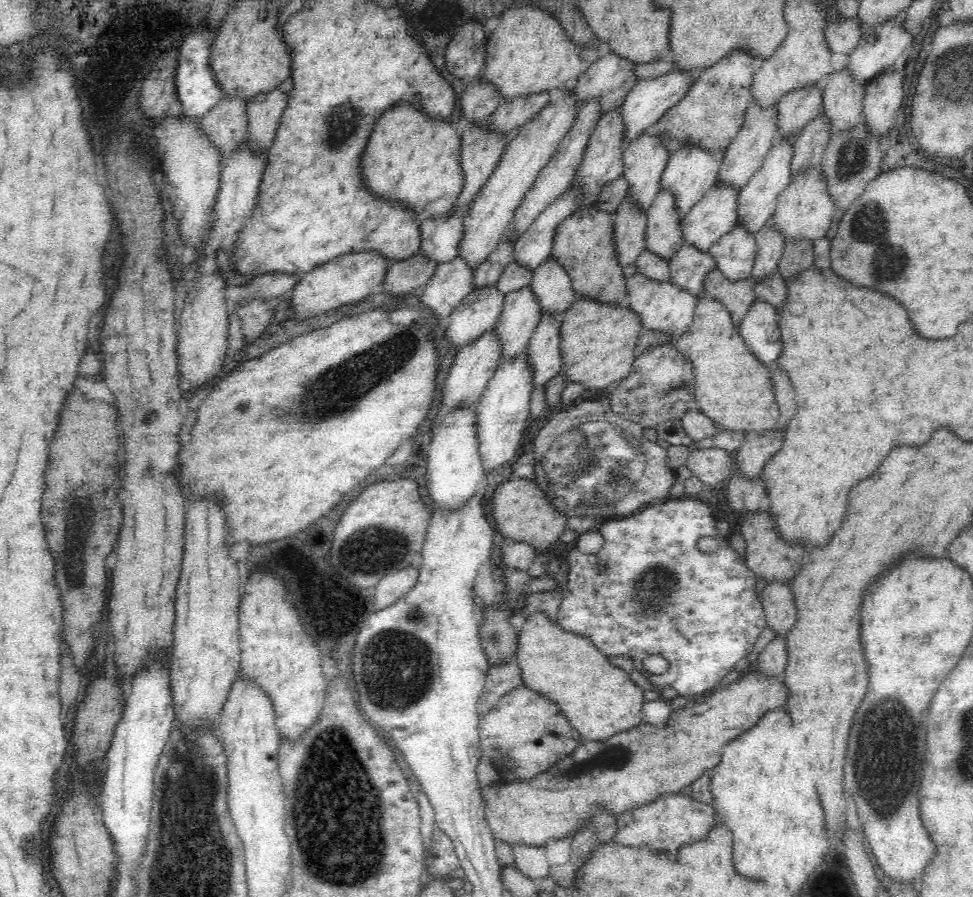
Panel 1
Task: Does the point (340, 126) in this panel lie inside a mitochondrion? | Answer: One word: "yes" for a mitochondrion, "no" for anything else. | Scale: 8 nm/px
yes

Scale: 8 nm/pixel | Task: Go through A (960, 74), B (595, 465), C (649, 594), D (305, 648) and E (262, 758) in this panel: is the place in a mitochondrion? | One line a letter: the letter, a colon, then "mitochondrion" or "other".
A: mitochondrion
B: mitochondrion
C: mitochondrion
D: other
E: other

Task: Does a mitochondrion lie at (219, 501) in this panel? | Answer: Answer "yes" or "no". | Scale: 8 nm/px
no

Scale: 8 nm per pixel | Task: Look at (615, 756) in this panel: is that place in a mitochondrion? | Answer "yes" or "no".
yes

